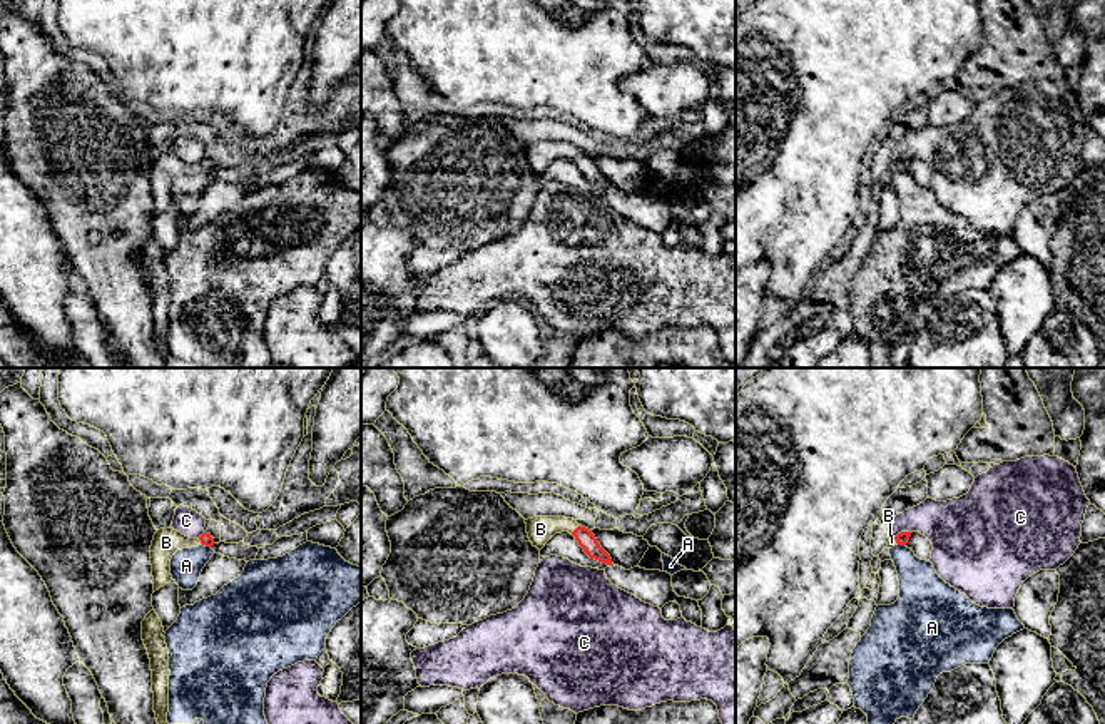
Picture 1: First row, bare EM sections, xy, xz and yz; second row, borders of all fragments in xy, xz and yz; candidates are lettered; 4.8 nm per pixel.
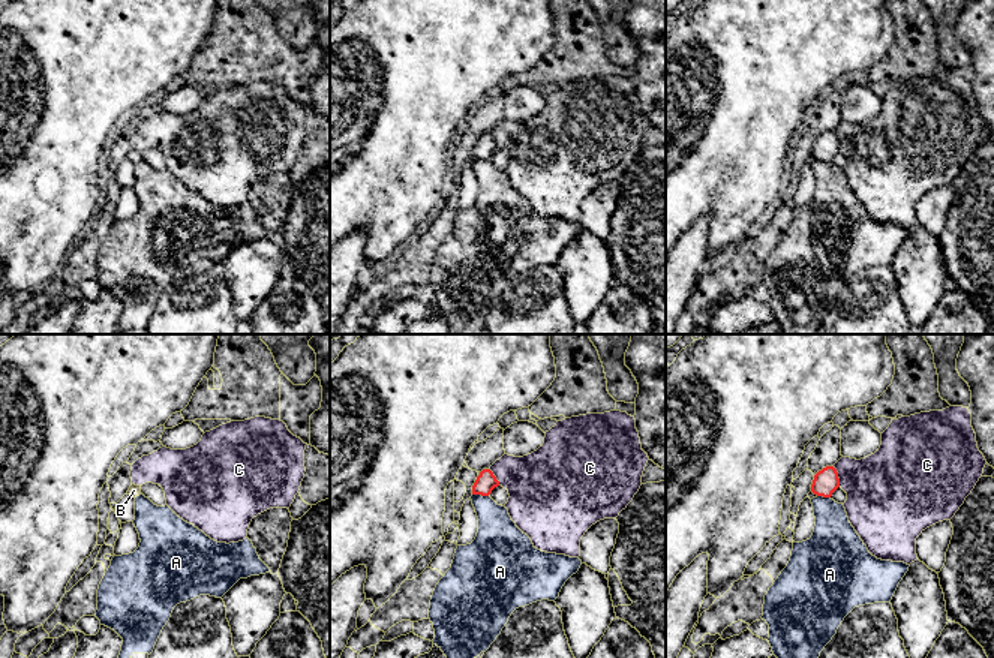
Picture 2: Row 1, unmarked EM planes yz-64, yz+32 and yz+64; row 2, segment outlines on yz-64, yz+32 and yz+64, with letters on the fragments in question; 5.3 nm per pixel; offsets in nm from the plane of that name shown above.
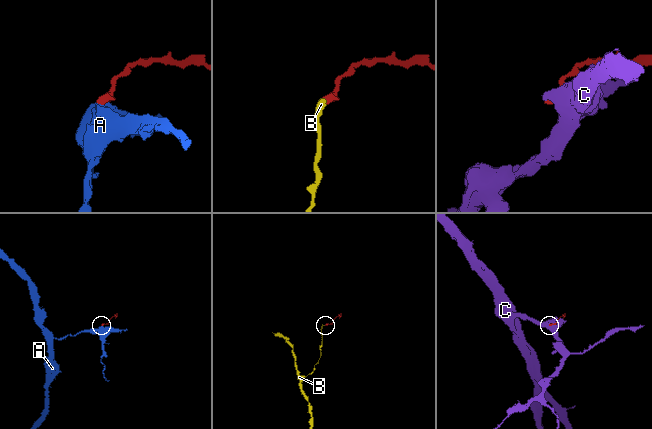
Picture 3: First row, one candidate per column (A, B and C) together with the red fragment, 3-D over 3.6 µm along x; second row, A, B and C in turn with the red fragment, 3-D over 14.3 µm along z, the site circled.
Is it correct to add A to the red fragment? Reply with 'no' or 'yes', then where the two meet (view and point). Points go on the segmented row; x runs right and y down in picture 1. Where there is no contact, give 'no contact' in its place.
no | yz (901, 544)

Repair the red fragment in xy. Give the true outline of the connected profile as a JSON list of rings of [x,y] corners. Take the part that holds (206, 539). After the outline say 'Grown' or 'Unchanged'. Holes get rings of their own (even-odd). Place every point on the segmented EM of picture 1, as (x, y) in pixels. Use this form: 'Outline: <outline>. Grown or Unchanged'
Outline: [[[160,528],[155,532],[150,545],[154,592],[172,580],[172,575],[171,575],[172,555],[177,550],[199,547],[199,545],[206,545],[212,548],[214,538],[211,537],[211,533],[204,532],[199,538],[189,538],[174,528]]]. Grown

